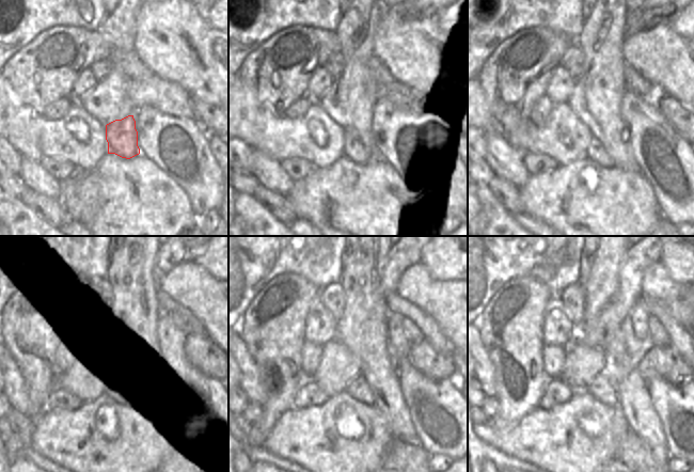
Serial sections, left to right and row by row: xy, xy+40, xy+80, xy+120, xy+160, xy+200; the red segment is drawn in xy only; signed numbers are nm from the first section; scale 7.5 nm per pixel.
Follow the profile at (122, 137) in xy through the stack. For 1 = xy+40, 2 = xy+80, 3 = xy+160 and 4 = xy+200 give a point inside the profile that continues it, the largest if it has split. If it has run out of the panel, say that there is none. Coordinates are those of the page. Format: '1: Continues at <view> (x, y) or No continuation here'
1: Continues at xy+40 (355, 150)
2: Continues at xy+80 (595, 151)
3: Continues at xy+160 (359, 389)
4: Continues at xy+200 (600, 388)

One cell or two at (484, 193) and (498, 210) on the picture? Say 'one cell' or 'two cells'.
one cell

